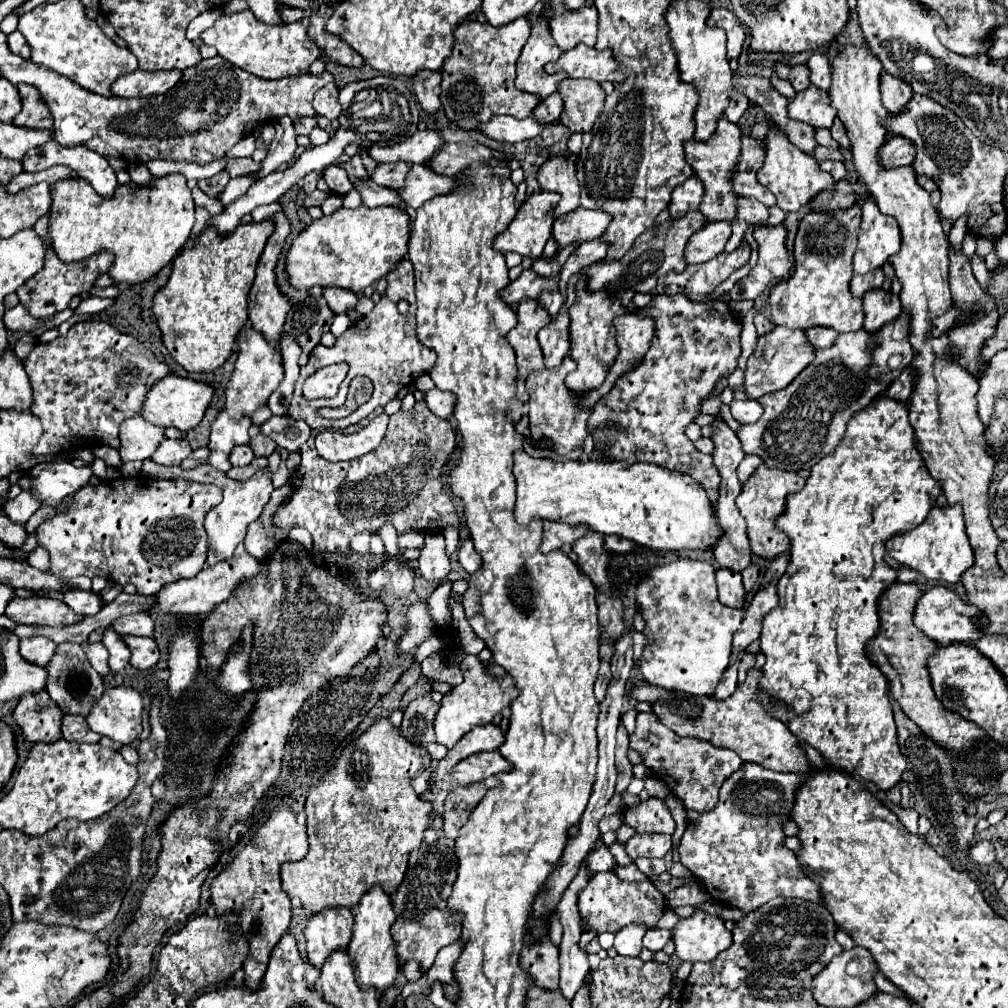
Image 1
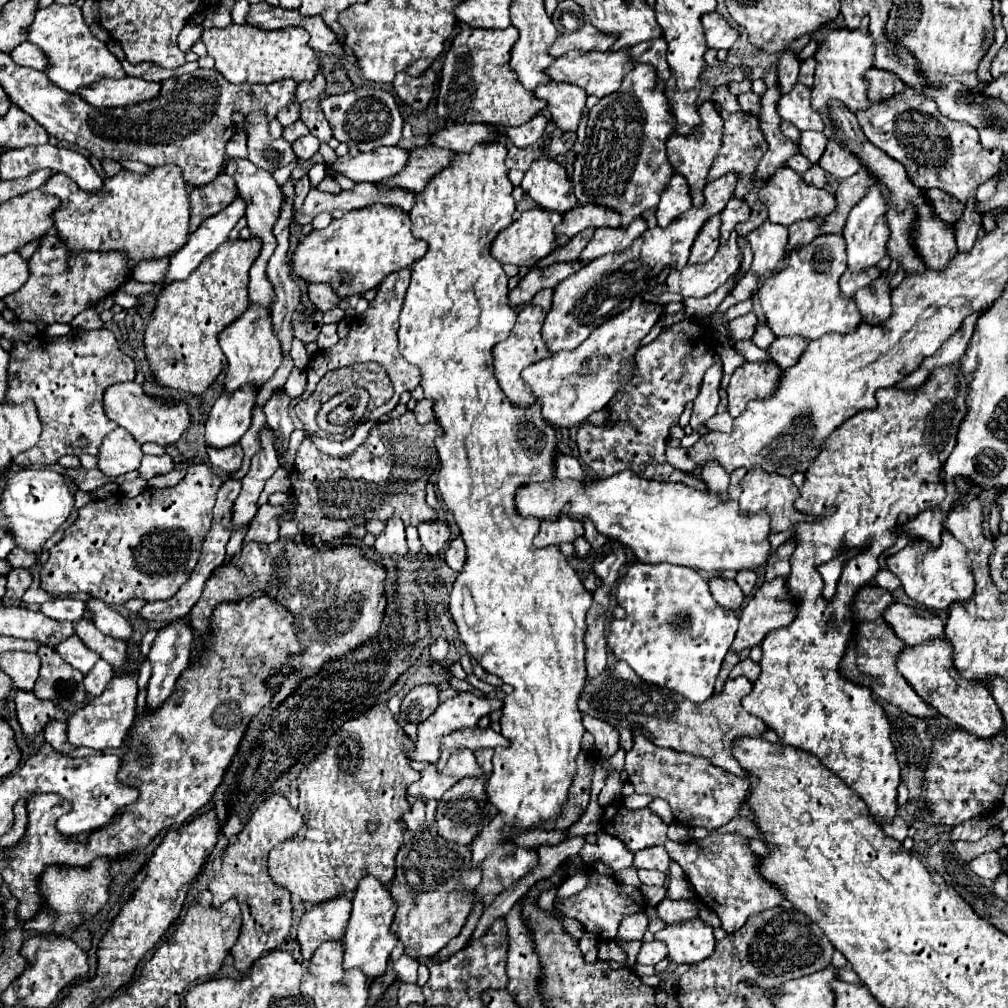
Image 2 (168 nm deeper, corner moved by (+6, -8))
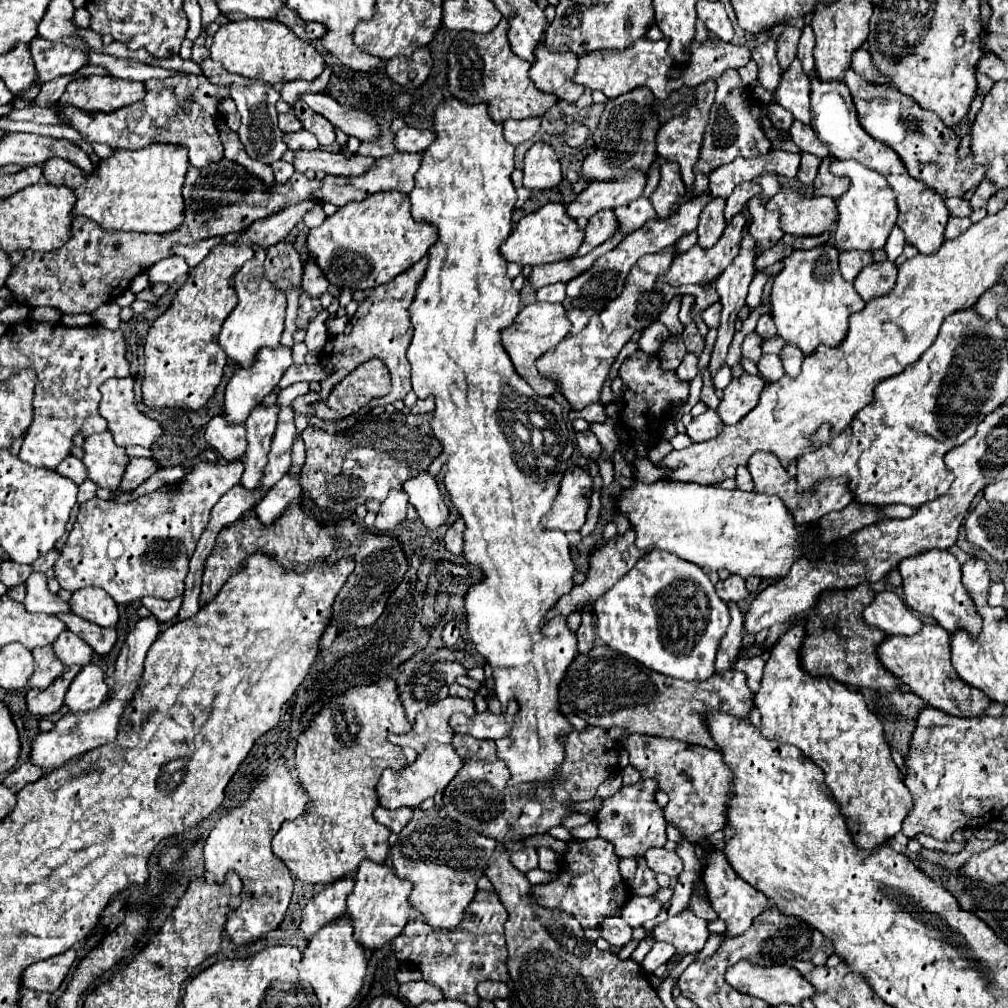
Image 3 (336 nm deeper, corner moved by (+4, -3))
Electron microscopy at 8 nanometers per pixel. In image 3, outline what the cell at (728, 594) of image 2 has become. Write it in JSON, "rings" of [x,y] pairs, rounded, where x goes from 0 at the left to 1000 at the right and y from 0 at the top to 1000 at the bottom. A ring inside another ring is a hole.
{"rings":[[[724,570],[720,576],[712,576],[710,578],[710,588],[720,598],[724,598],[724,596],[732,598],[732,596],[742,592],[742,584],[740,584],[738,574],[734,570]]]}

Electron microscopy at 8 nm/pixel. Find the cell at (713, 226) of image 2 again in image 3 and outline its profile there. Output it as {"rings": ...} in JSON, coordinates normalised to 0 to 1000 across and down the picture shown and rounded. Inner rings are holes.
{"rings":[[[710,195],[710,197],[704,197],[704,201],[698,205],[698,209],[694,211],[694,223],[692,223],[692,243],[696,245],[706,245],[718,225],[720,225],[720,217],[718,217],[718,201],[720,197],[718,195]]]}

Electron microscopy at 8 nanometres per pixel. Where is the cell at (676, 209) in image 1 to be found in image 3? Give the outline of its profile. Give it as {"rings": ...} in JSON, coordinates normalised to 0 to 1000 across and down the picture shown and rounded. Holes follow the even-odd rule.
{"rings":[[[661,160],[655,166],[655,182],[651,189],[645,193],[645,201],[653,211],[653,217],[661,217],[667,203],[671,203],[681,191],[681,186],[675,176],[675,168],[671,162]]]}

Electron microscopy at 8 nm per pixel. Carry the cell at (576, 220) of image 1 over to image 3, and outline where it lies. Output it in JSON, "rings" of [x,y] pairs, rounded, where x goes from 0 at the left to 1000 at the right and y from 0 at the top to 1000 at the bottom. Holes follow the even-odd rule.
{"rings":[[[629,170],[619,180],[611,182],[585,182],[562,207],[567,217],[571,215],[587,215],[597,207],[611,207],[621,199],[633,197],[639,189],[641,174],[637,170]]]}

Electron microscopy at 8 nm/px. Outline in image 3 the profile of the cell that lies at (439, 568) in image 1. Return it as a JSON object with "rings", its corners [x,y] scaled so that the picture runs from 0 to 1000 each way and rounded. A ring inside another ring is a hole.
{"rings":[[[419,467],[413,473],[405,475],[399,485],[405,489],[407,499],[413,503],[415,513],[423,525],[433,527],[437,521],[442,519],[444,501],[435,485],[433,475],[425,467]]]}

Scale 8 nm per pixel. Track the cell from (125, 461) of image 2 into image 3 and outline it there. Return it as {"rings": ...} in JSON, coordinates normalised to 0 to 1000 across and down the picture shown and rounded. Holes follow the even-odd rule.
{"rings":[[[107,428],[85,434],[81,445],[81,459],[85,463],[87,475],[97,483],[113,487],[119,481],[121,469],[127,461],[125,445],[117,443]]]}

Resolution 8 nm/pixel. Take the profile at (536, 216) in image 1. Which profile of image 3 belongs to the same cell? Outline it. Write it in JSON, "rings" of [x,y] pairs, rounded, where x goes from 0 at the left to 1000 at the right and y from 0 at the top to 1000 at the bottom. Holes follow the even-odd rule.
{"rings":[[[544,201],[534,209],[520,213],[506,231],[506,235],[496,245],[496,249],[502,259],[530,265],[530,263],[560,259],[563,255],[573,253],[577,239],[579,239],[579,229],[573,225],[573,221],[567,215],[563,215],[562,205],[558,201]]]}

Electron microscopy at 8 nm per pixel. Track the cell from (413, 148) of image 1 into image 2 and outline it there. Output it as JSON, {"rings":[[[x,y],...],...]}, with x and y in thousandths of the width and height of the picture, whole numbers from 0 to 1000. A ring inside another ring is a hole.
{"rings":[[[397,145],[373,147],[365,153],[355,155],[337,155],[331,161],[331,169],[351,181],[379,181],[387,175],[393,175],[407,157],[407,149]]]}

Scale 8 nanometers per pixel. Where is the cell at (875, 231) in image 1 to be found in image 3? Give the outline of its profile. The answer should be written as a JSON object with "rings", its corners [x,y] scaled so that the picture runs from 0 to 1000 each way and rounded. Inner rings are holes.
{"rings":[[[829,156],[823,158],[823,170],[829,176],[841,176],[843,178],[843,188],[833,197],[829,197],[829,207],[833,213],[833,217],[829,221],[829,229],[827,229],[829,243],[835,249],[875,247],[883,227],[889,221],[889,213],[891,213],[889,199],[887,199],[885,188],[881,186],[881,180],[873,172],[869,172],[869,170],[849,162],[849,160],[833,160]]]}

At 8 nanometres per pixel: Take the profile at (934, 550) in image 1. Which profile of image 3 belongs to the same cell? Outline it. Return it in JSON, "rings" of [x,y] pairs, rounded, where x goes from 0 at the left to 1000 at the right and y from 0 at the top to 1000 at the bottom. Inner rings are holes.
{"rings":[[[925,545],[915,551],[897,555],[891,561],[891,564],[897,574],[895,584],[897,584],[897,592],[899,592],[899,598],[903,604],[929,614],[929,618],[933,622],[937,622],[940,628],[958,626],[958,628],[962,628],[964,634],[968,634],[968,630],[972,628],[972,622],[974,622],[974,614],[968,608],[968,602],[952,576],[952,559],[944,549]]]}

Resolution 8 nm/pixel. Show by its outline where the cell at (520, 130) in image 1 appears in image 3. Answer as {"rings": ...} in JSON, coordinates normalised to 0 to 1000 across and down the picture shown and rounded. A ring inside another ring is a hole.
{"rings":[[[399,126],[391,134],[391,144],[399,152],[417,152],[431,140],[431,130],[415,130],[409,126]]]}

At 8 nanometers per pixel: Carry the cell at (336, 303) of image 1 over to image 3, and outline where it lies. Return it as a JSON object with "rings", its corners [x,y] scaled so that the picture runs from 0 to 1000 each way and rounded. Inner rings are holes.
{"rings":[[[310,255],[304,257],[302,261],[302,271],[300,271],[300,287],[310,293],[310,295],[317,295],[323,287],[325,287],[325,279],[321,275],[321,271],[317,269],[317,265],[313,265],[313,259]]]}

